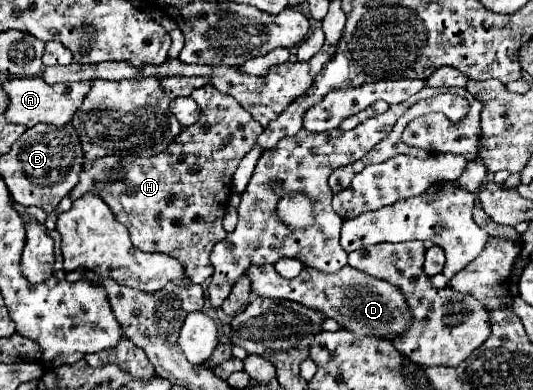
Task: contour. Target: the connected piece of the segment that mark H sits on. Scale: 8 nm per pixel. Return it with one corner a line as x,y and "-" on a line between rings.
212,86
194,90
192,98
202,108
200,120
184,128
166,152
150,158
106,156
88,162
70,198
78,200
88,192
100,196
116,220
128,228
138,250
162,252
180,260
186,276
194,284
202,284
214,274
210,262
212,246
226,238
222,218
232,194
232,174
264,128
240,102
212,90

